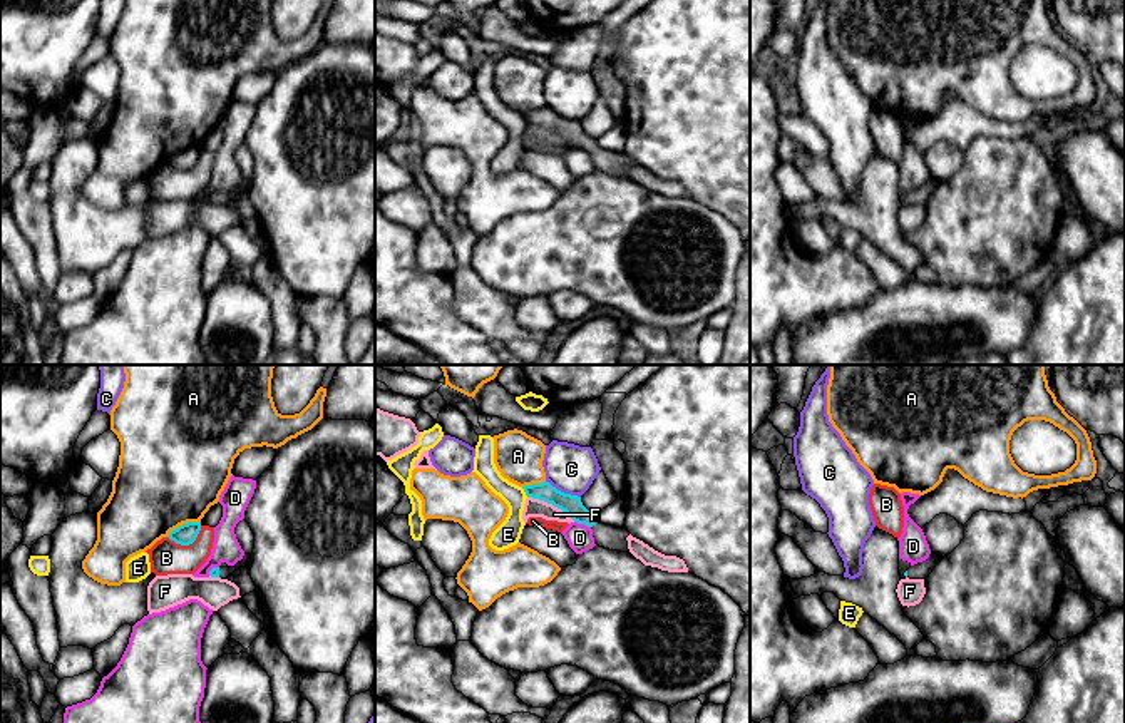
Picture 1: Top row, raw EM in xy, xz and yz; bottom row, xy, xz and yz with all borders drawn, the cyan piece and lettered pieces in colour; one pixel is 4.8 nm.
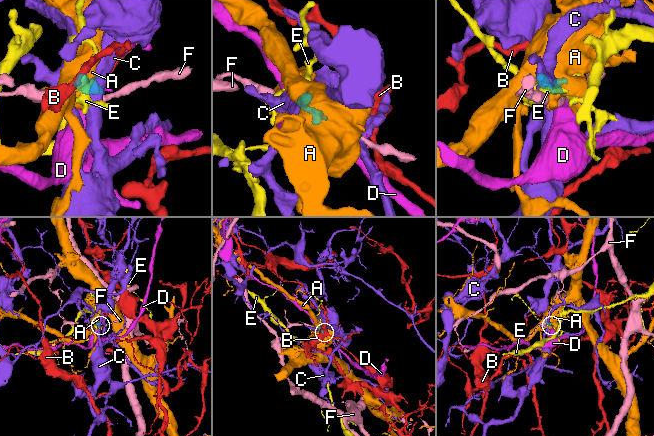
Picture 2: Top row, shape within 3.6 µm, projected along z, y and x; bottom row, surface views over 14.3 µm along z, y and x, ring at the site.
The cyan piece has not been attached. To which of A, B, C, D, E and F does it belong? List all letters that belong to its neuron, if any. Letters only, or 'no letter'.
no letter

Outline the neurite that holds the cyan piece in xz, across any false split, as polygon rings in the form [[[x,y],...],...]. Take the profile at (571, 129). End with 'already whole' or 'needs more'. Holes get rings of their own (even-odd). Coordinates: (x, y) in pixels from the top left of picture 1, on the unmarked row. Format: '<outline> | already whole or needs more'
[[[549,107],[522,112],[527,122],[544,126],[566,137],[574,147],[593,154],[594,169],[609,176],[629,177],[626,162],[629,157],[624,152],[599,149],[596,141],[589,137],[581,122],[564,119]]] | needs more

